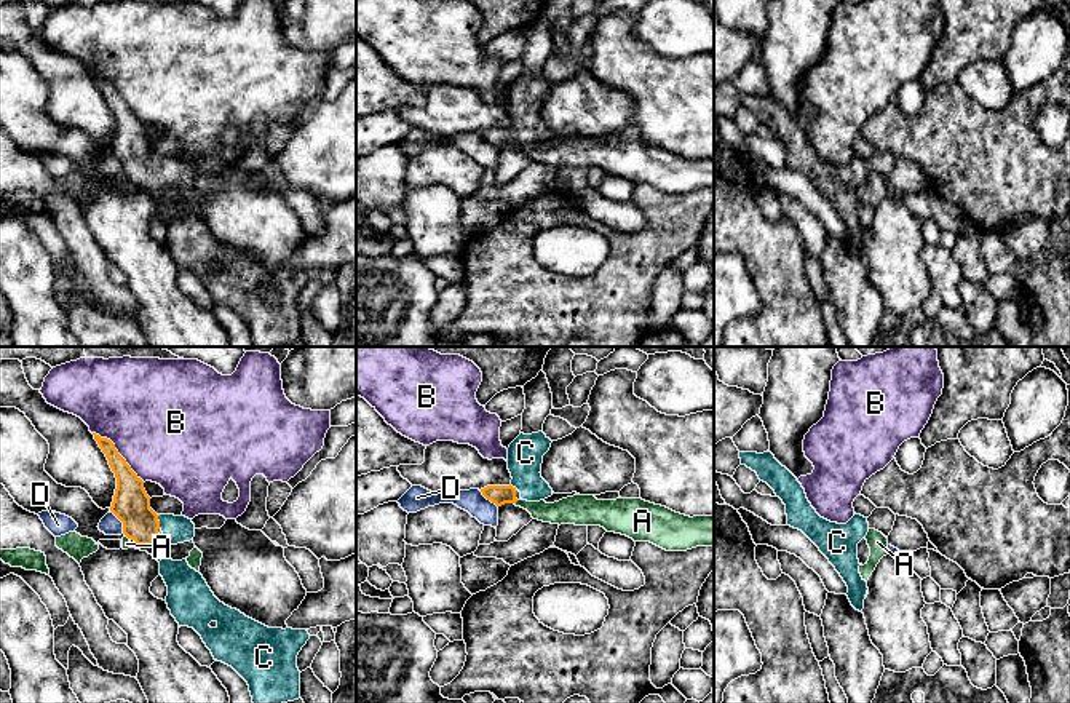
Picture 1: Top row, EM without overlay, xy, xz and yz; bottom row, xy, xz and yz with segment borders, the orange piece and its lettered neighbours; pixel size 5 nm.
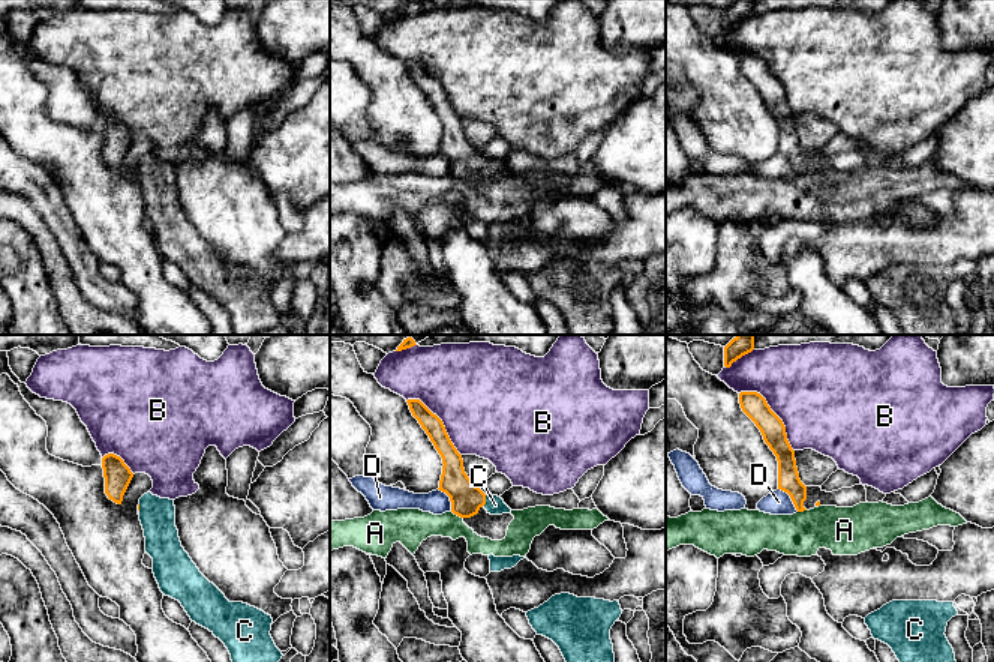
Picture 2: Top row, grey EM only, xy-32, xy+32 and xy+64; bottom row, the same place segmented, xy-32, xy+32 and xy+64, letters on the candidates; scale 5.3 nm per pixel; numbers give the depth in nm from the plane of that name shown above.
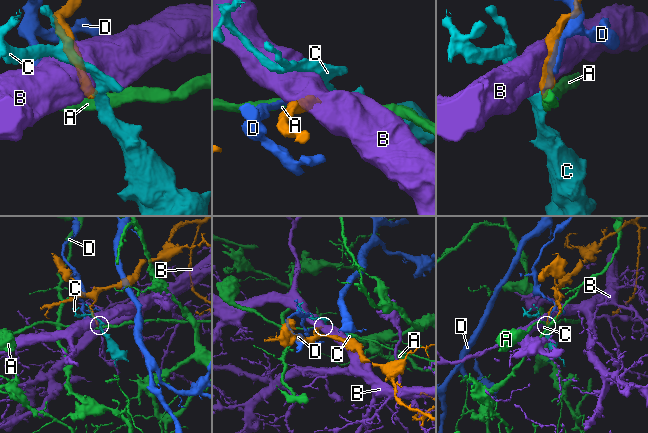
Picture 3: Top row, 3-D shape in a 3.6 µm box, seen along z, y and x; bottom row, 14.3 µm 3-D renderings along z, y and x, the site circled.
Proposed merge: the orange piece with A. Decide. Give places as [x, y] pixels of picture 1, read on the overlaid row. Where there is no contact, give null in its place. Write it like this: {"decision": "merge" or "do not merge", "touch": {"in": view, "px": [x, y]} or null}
{"decision": "do not merge", "touch": {"in": "xy", "px": [126, 536]}}

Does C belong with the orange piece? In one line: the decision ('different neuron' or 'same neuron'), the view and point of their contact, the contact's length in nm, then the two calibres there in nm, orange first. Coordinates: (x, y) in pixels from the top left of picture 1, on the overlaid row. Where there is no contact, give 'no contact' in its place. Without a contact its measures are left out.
same neuron | xy (158, 521) | 70 nm | 190/140 nm

